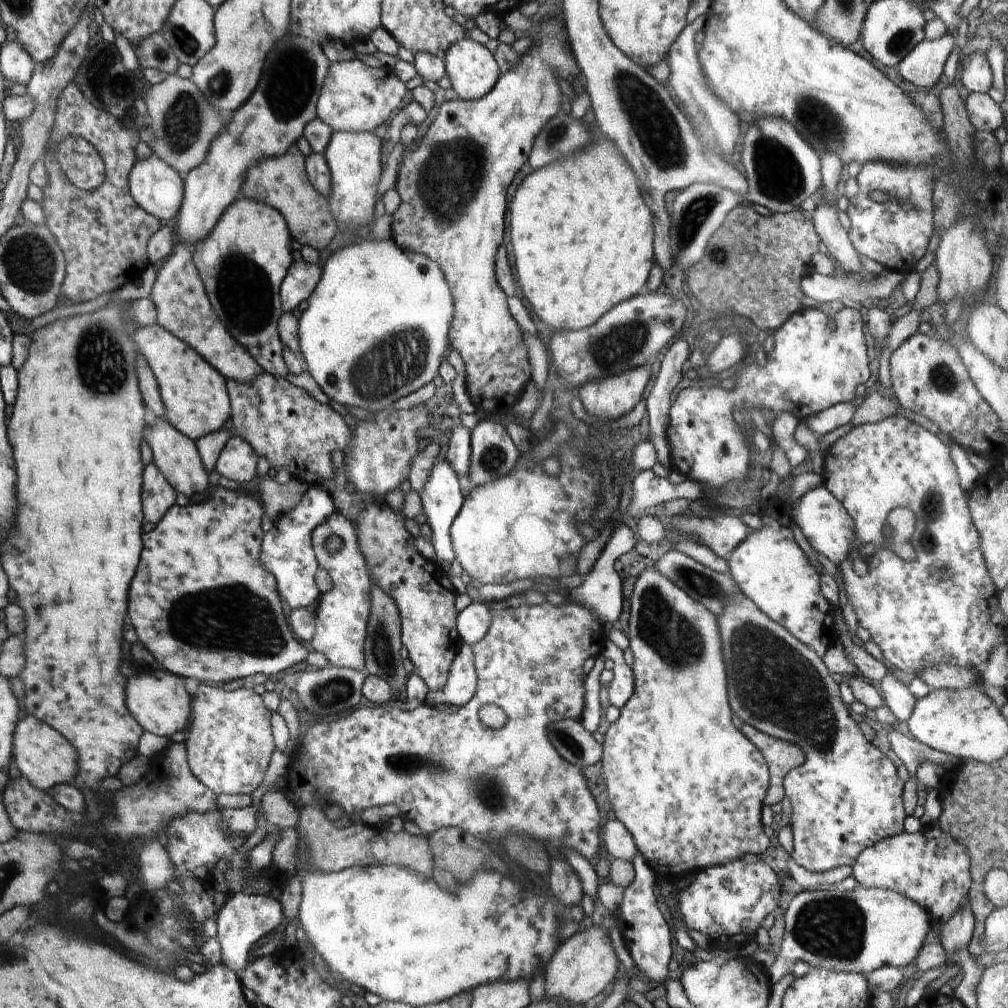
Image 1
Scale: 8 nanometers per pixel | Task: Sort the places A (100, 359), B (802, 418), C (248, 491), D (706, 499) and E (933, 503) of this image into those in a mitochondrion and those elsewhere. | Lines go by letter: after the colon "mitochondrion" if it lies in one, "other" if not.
A: mitochondrion
B: other
C: other
D: other
E: mitochondrion

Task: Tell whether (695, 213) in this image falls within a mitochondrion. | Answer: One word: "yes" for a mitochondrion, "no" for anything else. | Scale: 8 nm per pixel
yes

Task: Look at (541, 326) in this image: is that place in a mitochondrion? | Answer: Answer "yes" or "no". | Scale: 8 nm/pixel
no

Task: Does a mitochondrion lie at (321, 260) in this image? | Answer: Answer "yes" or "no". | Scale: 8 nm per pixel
no

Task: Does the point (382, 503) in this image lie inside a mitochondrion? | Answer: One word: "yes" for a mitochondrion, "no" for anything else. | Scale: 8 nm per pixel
no

